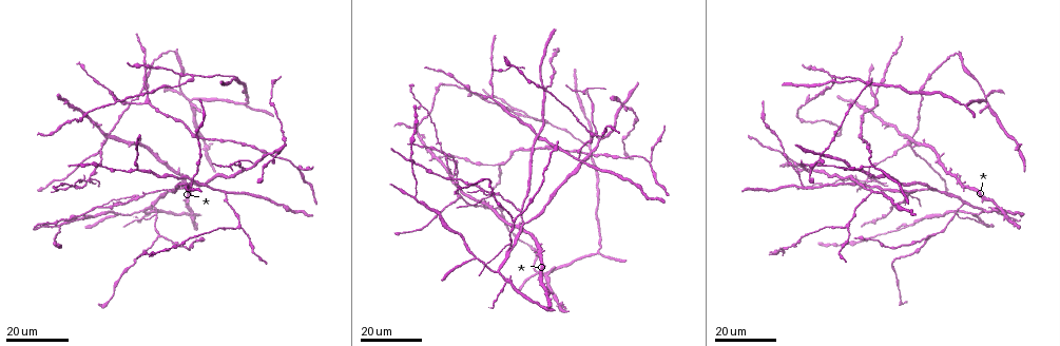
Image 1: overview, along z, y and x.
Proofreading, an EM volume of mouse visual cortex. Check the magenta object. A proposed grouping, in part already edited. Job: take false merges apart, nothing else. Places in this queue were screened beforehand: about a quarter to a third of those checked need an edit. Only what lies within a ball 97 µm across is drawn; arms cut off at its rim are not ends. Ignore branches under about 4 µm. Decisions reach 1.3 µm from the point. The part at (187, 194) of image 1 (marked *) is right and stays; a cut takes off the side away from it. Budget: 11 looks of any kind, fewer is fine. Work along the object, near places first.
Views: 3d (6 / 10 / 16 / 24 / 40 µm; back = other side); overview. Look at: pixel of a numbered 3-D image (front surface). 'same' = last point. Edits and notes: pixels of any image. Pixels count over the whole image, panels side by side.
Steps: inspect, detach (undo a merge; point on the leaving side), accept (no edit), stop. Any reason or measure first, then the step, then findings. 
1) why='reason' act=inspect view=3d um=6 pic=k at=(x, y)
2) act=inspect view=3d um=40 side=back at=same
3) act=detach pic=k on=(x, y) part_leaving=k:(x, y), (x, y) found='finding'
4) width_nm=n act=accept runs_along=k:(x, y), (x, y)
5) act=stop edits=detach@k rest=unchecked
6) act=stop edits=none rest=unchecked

act=inspect view=3d um=16 pic=1 at=(505, 282)

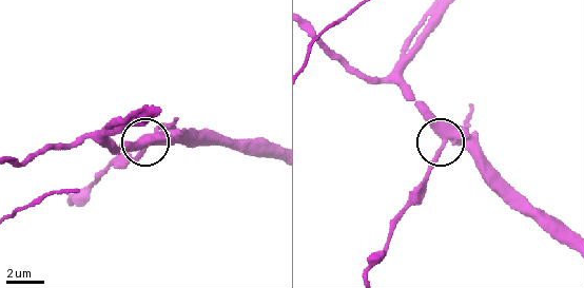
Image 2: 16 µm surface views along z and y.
act=inspect view=3d um=10 pic=2 at=(442, 143)

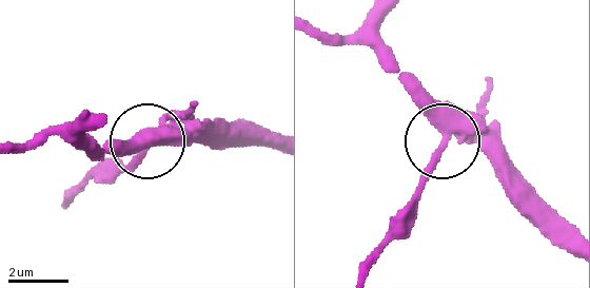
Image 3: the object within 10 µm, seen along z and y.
act=inspect view=3d um=6 pic=3 at=(447, 138)

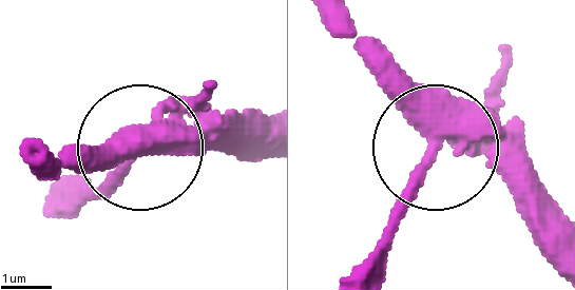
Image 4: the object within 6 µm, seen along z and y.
act=detach pic=4 on=(114, 191) part_leaving=4:(432, 154), (385, 226), (377, 276) found='a second cell is stuck on'

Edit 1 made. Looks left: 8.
why='see it whole again' act=inspect view=overview

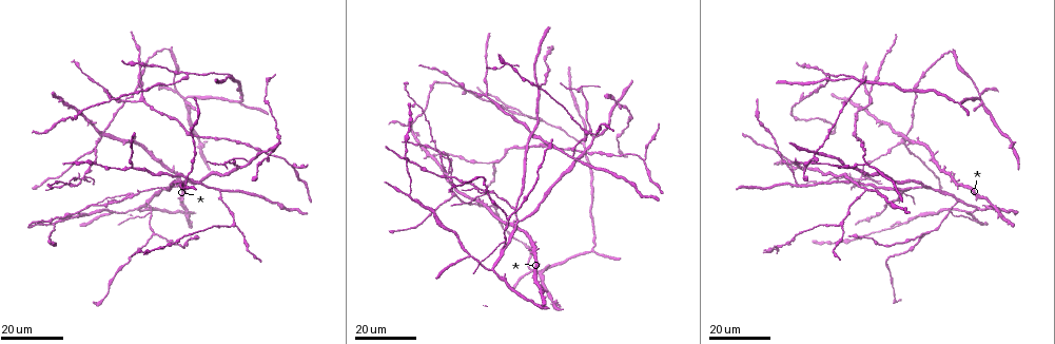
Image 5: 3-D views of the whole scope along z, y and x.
why='a fork' act=inspect view=3d um=16 pic=5 at=(150, 210)

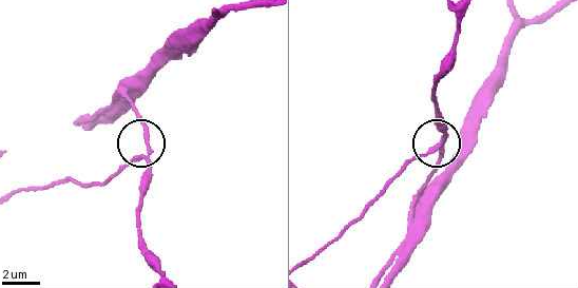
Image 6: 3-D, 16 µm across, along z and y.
act=inspect view=3d um=10 pic=6 at=(437, 144)

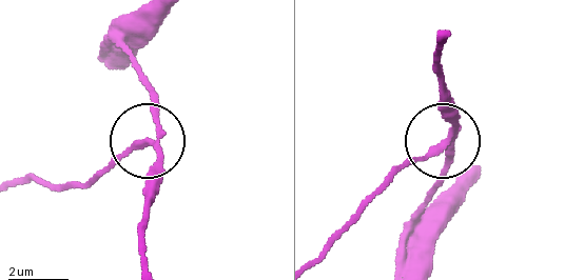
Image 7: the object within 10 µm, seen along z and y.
side_arm_um=17 act=detach pic=7 on=(120, 159) part_leaving=7:(157, 150), (137, 145), (76, 187), (23, 180) found='two cells meet here'

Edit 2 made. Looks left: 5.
act=inspect view=overview

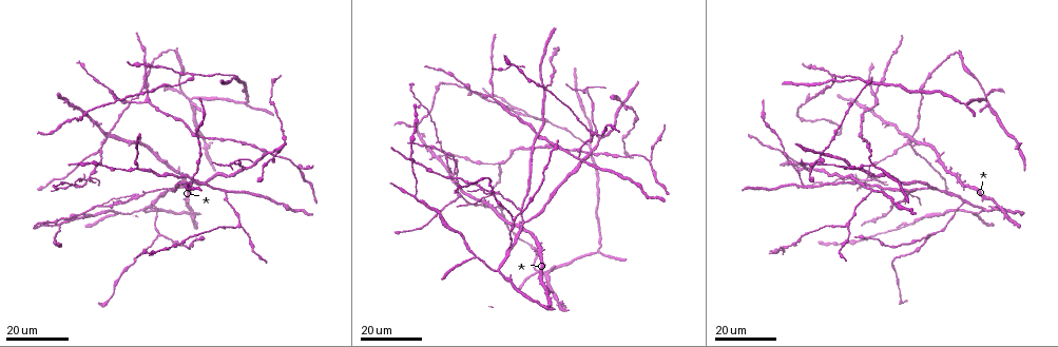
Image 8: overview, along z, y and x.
act=inspect view=3d um=24 pic=8 at=(139, 193)

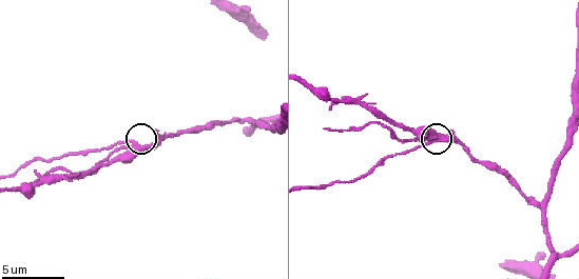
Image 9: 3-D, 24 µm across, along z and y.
why='zoom in' act=inspect view=3d um=10 pic=9 at=(431, 142)

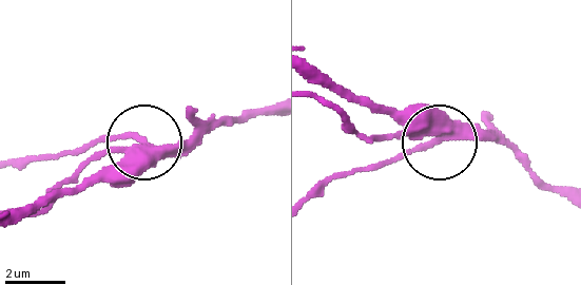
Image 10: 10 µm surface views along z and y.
width_nm=300 act=detach pic=10 on=(95, 151) part_leaving=10:(139, 147), (131, 137), (109, 134), (18, 165) found='a second cell is stuck on'

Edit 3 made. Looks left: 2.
act=stop edits=detach@4,detach@7,detach@10 rest=unchecked

